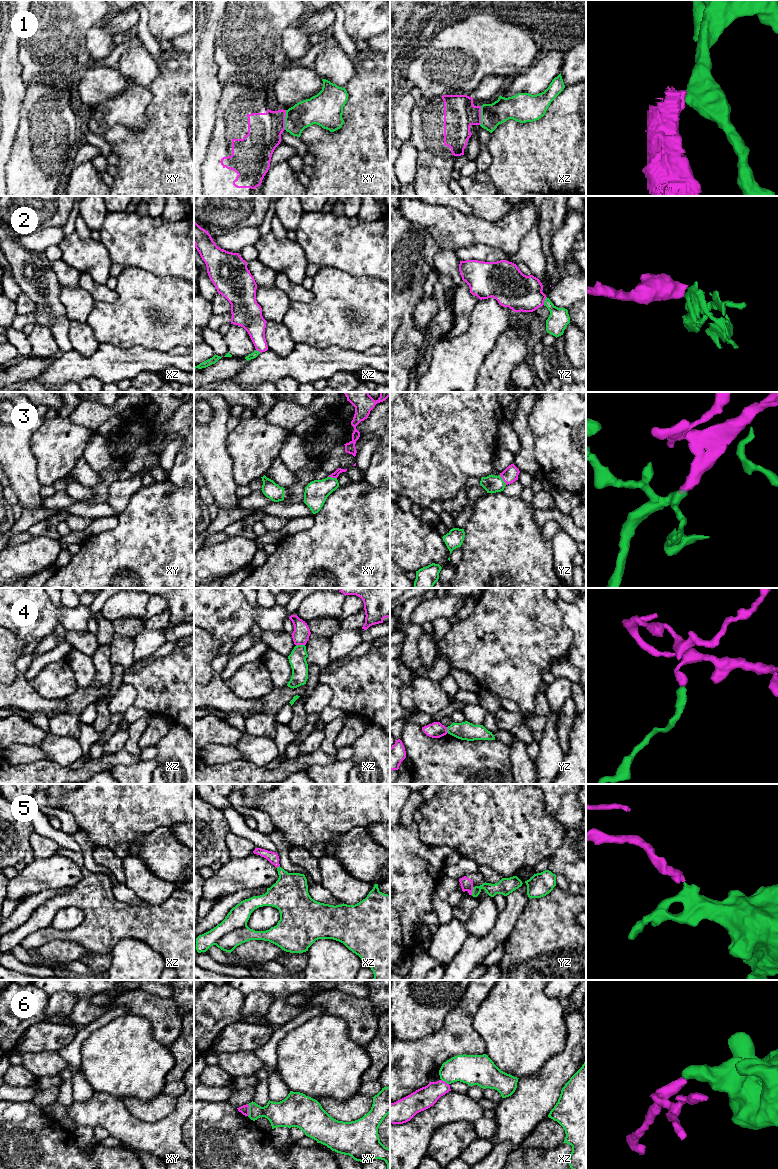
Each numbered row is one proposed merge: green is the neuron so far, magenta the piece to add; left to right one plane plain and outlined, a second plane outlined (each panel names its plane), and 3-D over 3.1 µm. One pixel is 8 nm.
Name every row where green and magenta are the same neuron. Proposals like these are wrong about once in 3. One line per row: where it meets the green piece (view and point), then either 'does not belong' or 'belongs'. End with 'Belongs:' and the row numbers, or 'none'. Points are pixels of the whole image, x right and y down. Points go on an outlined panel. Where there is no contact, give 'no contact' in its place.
1: contact xy (285, 120); does not belong
2: contact yz (544, 301); does not belong
3: contact yz (502, 480); belongs
4: contact xz (300, 645); does not belong
5: contact yz (472, 891); belongs
6: contact xy (249, 1110); does not belong
Belongs: 3, 5

